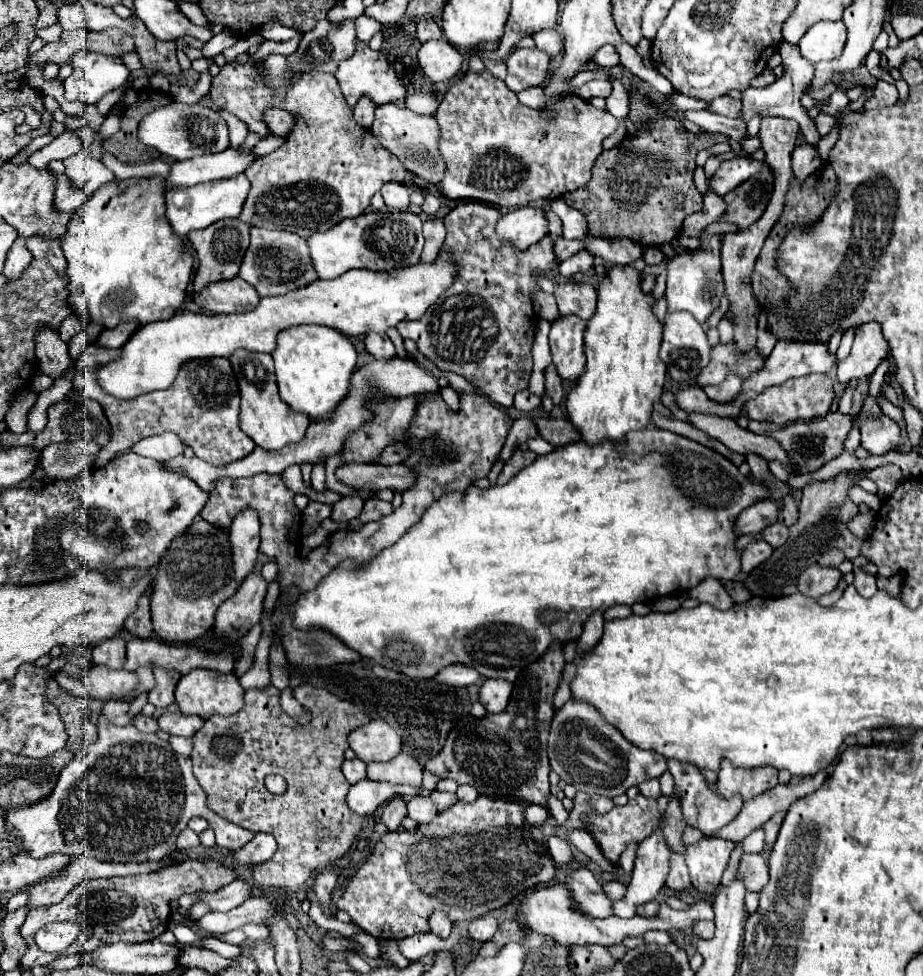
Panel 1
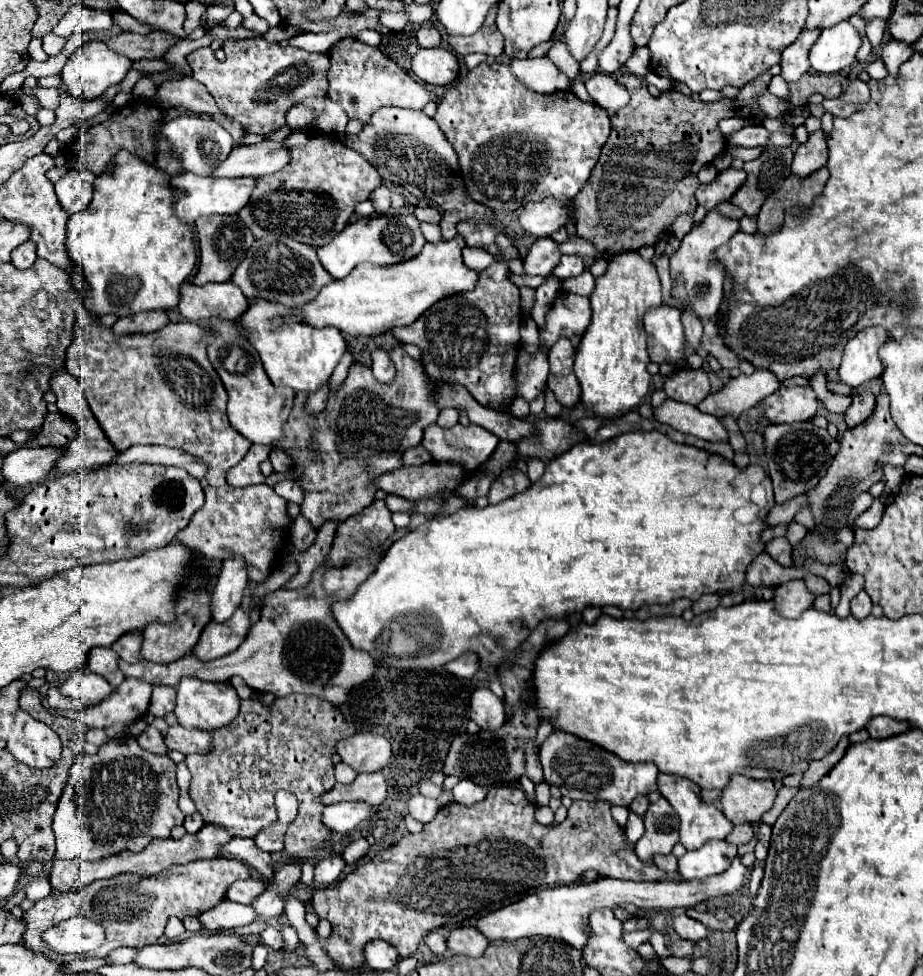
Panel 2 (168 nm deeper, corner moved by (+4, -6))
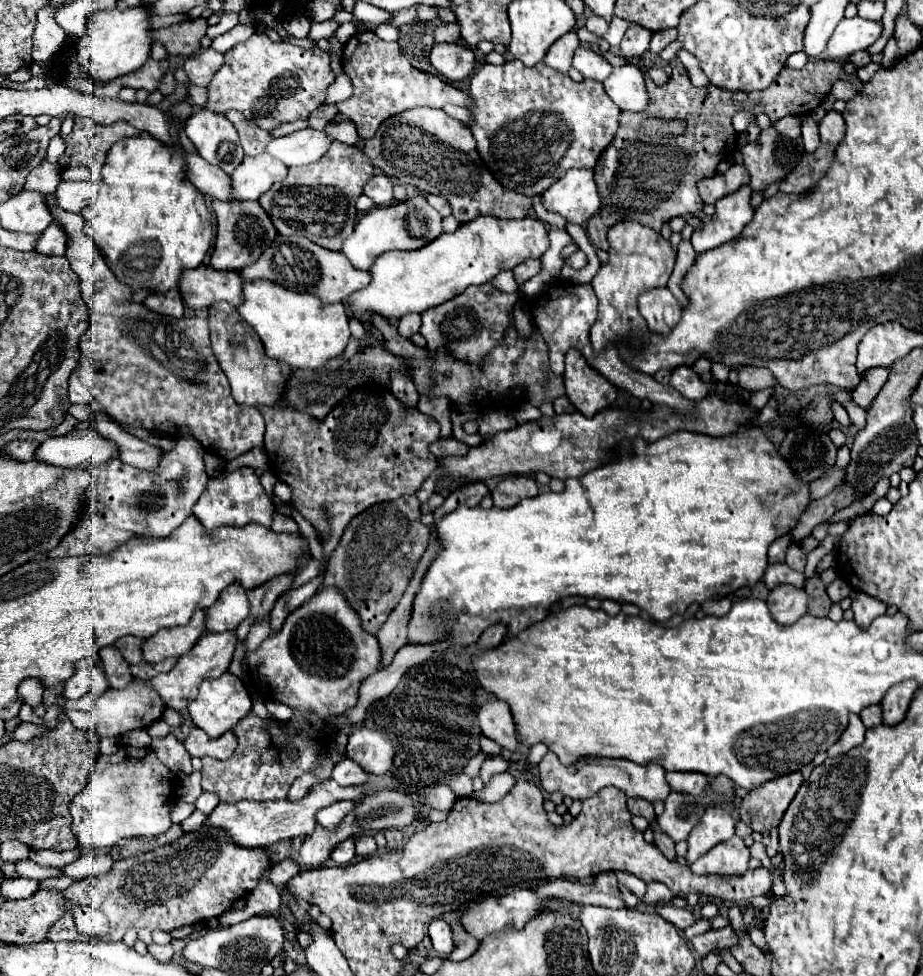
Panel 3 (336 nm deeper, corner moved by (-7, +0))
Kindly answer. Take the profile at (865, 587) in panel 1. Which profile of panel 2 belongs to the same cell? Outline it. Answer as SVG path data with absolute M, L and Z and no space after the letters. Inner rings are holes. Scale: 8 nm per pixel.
M861 590L861 592L851 600L851 614L853 614L855 618L865 618L865 616L871 614L871 606L873 606L871 598L867 596L865 590Z

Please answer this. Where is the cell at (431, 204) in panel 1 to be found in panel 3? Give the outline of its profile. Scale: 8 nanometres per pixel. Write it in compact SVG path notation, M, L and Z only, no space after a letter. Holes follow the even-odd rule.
M428 194L426 196L426 200L442 214L442 216L450 216L452 214L452 208L450 208L450 204L446 202L446 198L442 198L442 196L432 196L432 194Z

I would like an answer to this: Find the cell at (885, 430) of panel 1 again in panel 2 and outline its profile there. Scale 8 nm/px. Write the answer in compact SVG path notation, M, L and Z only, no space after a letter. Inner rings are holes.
M855 392L853 404L845 412L845 422L849 428L863 424L875 412L875 396L871 392Z

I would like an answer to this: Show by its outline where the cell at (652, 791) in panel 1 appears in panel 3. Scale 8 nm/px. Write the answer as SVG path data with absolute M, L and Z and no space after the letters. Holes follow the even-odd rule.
M630 798L630 800L628 800L628 810L630 810L634 816L644 816L648 822L656 818L652 804L646 802L646 800L642 800L642 798Z

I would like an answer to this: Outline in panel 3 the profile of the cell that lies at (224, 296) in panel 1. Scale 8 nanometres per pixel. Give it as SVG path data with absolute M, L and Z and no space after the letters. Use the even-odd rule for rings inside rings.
M198 266L184 270L178 284L182 300L194 308L208 308L212 302L226 300L232 306L242 304L242 278L232 270L214 270L212 266Z

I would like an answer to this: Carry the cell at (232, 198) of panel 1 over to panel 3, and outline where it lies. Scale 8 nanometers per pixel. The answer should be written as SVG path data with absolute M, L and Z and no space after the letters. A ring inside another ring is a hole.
M270 154L244 156L242 164L232 172L234 200L258 200L274 182L284 180L288 168Z

